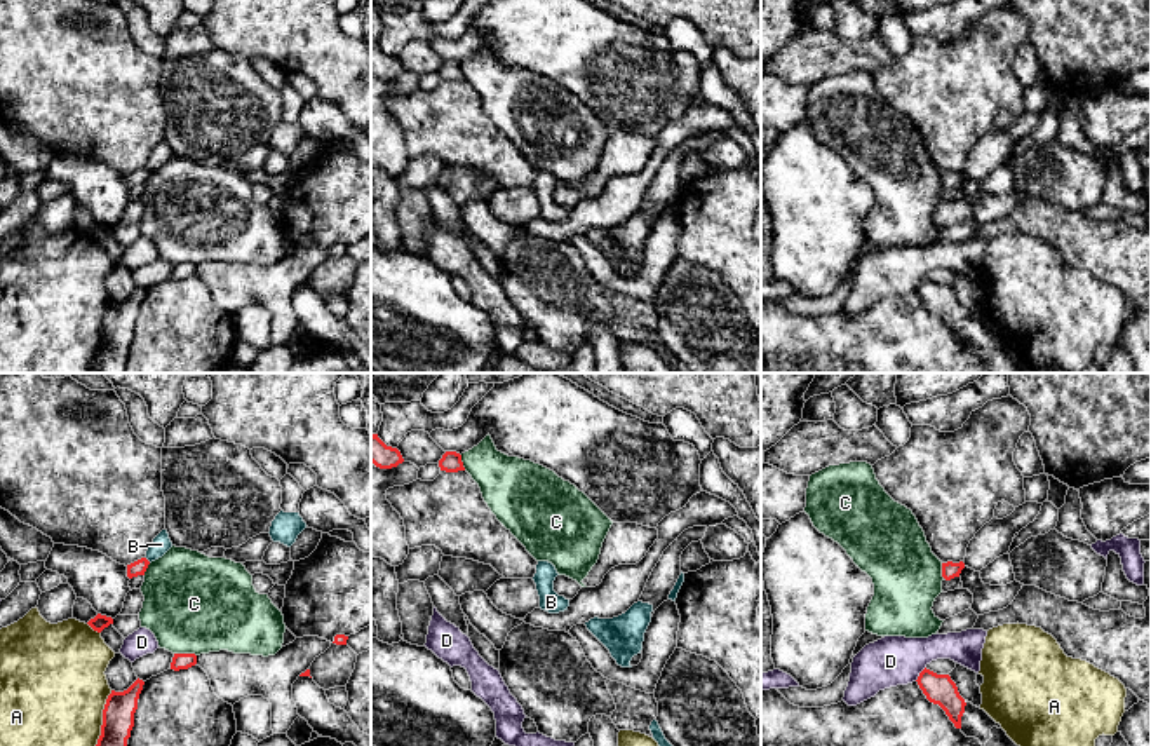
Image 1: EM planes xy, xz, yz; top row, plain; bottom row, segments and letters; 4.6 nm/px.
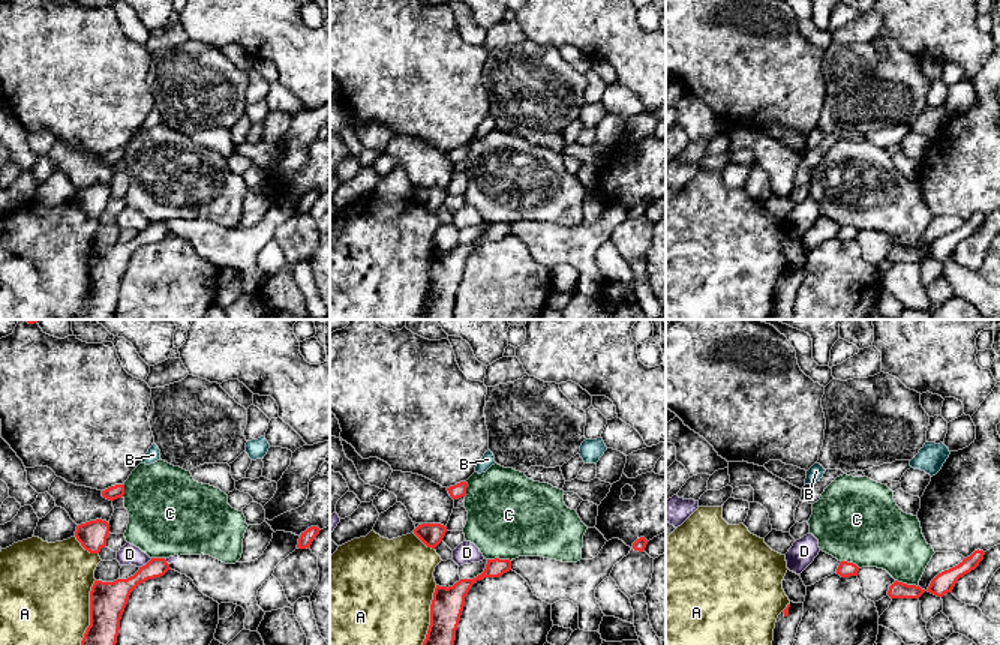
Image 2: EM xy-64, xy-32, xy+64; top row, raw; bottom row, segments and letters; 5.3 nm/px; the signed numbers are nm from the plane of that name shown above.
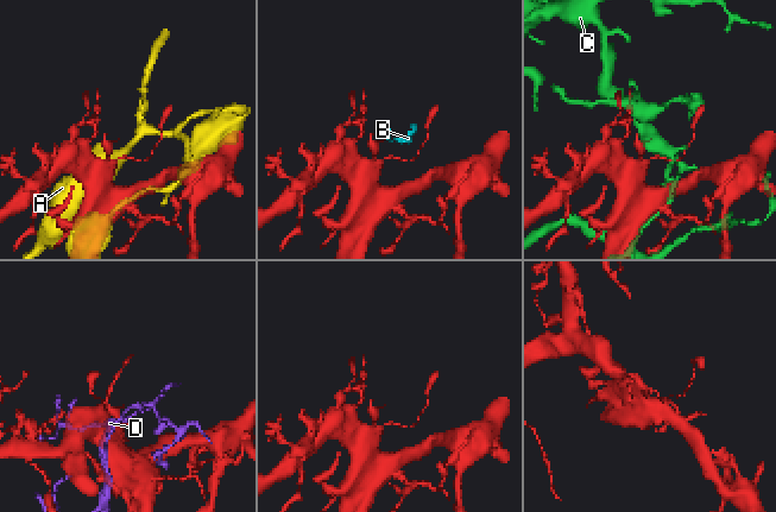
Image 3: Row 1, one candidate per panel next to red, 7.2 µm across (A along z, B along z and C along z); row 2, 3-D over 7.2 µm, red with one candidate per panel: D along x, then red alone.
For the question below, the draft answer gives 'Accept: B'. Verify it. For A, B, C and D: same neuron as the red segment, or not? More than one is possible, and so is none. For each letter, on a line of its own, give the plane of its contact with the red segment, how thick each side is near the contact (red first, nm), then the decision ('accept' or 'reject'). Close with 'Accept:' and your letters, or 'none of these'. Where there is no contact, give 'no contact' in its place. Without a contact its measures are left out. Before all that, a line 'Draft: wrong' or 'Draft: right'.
Draft: wrong
A: xy | 160/480 nm | reject
B: xy | 70/90 nm | reject
C: xy | 80/460 nm | reject
D: yz | 140/220 nm | reject
Accept: none of these

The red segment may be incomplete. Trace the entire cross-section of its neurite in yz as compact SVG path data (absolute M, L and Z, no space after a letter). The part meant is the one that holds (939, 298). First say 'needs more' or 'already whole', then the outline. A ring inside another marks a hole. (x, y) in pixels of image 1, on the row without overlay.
needs more | M925 277L916 291L926 309L939 314L956 338L966 347L980 350L989 373L1031 373L1029 366L1006 345L1000 333L959 305L949 284L937 284Z

